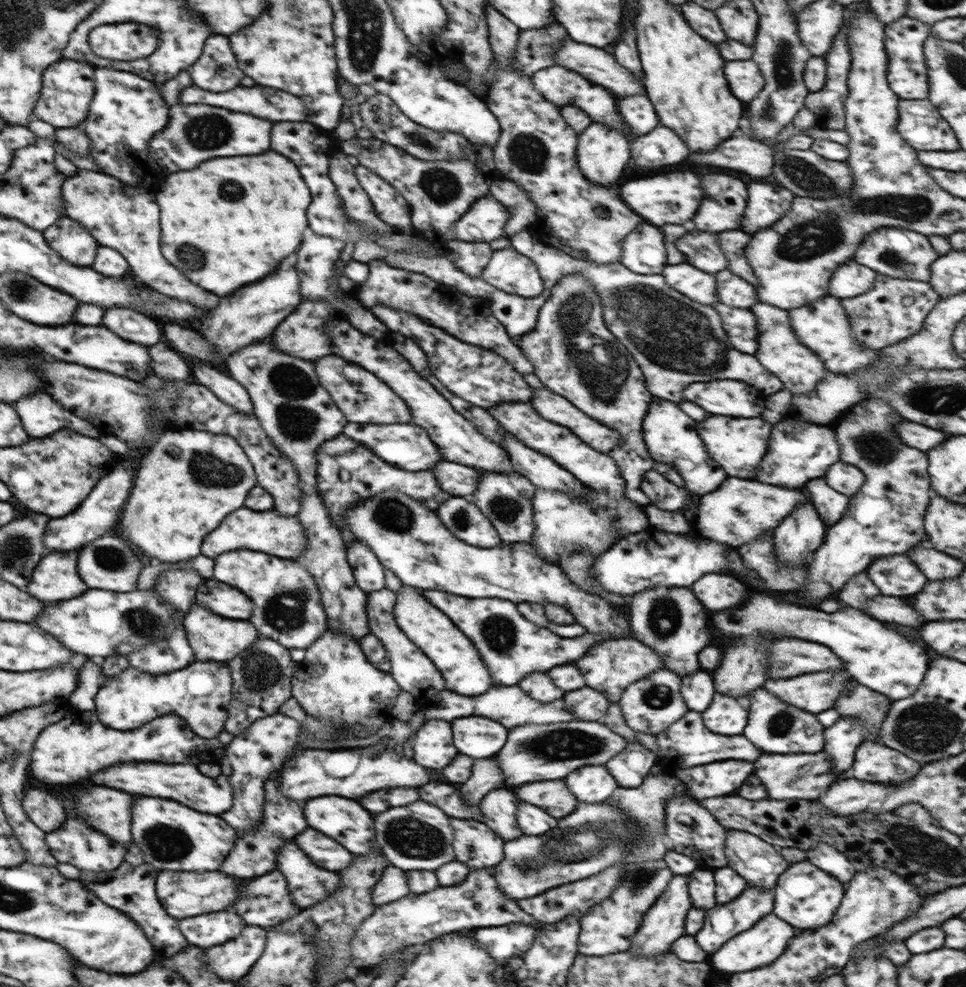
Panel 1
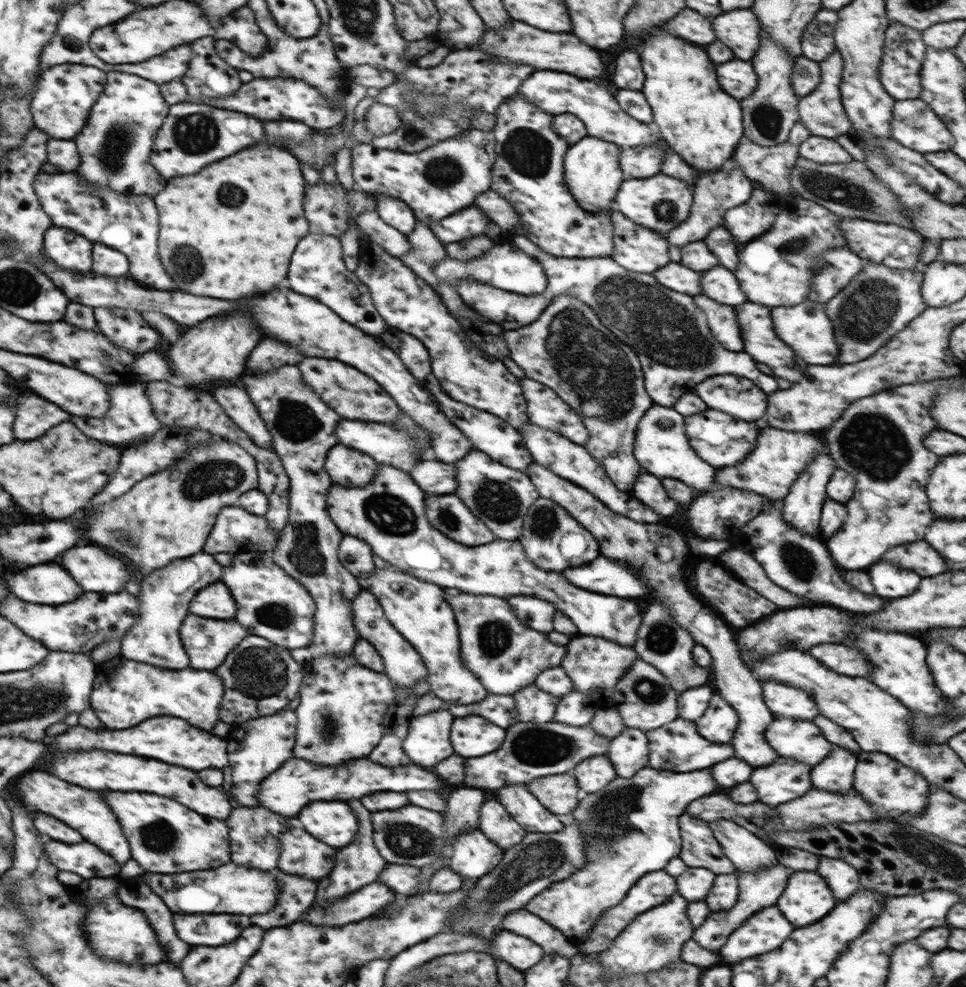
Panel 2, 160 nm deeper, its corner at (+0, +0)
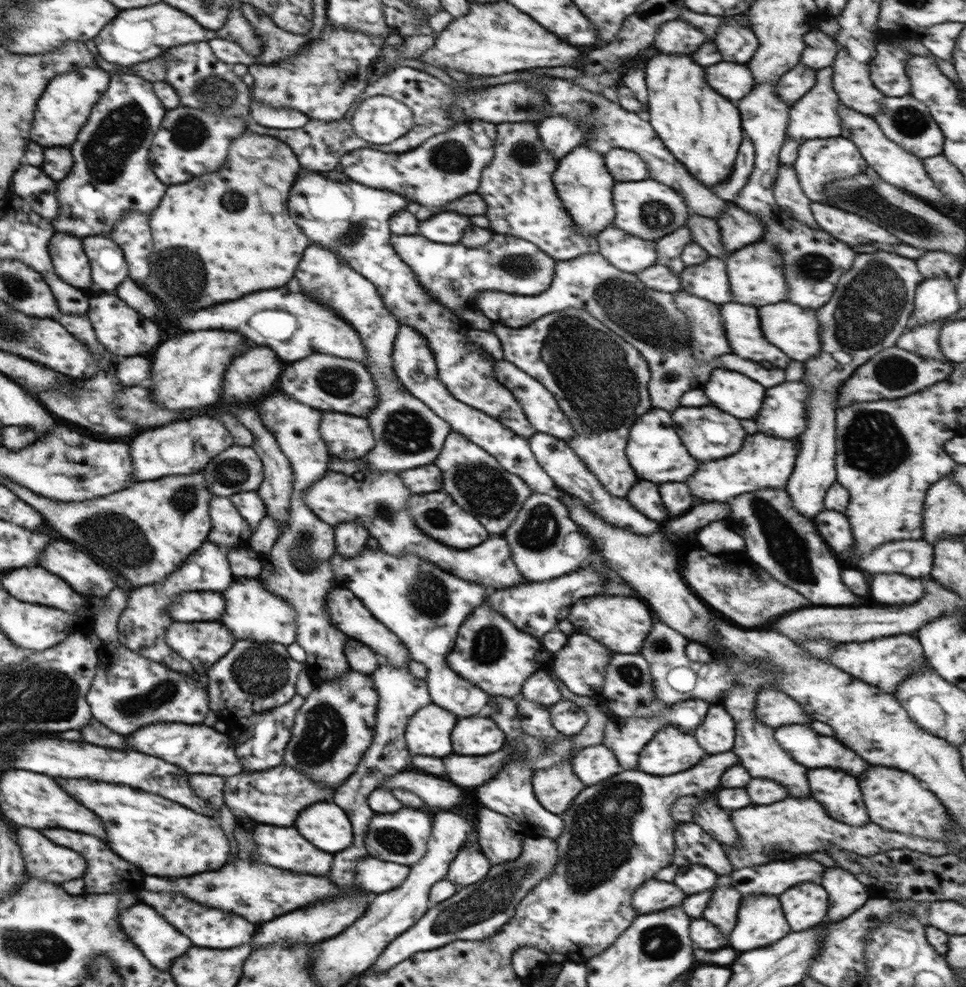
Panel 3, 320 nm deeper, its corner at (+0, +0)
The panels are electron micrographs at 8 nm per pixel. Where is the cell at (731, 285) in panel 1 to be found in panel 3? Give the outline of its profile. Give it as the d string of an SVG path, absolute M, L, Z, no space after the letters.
M708 257L694 266L685 266L679 274L682 290L712 302L723 305L732 302L730 285L724 259Z

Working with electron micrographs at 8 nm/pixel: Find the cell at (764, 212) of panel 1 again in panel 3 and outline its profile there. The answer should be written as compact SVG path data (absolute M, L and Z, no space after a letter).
M733 203L727 205L717 223L721 228L723 248L728 254L756 243L765 231L765 224L759 216Z

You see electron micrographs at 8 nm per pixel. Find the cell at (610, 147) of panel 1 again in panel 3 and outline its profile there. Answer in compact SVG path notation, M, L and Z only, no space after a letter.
M578 146L563 156L557 164L553 183L560 200L571 214L577 231L584 236L597 236L601 230L612 225L615 219L612 191L616 180L610 175L610 170L606 169L605 157L588 146Z

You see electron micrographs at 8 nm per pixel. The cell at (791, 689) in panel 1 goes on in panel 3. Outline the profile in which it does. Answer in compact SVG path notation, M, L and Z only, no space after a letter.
M763 689L757 693L755 716L770 728L778 728L782 724L812 722L808 712L797 700L778 689Z

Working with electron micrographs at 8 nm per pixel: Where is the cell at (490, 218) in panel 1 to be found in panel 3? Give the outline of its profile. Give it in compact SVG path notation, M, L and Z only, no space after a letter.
M442 212L432 218L420 222L418 232L432 242L442 244L458 244L462 238L464 228L470 226L470 219L454 212Z

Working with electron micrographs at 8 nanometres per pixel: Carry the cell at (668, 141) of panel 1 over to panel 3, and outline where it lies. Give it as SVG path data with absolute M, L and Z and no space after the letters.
M611 148L605 157L606 169L618 182L646 180L650 172L645 160L636 152L623 148Z

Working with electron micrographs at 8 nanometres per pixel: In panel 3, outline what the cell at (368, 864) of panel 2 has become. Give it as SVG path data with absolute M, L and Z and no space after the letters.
M381 659L376 671L370 674L374 681L374 690L378 695L378 704L375 714L375 727L372 737L372 744L360 759L360 768L356 768L356 772L336 790L334 794L334 804L338 804L346 814L350 814L350 822L354 826L354 844L352 848L338 852L334 856L332 862L332 870L330 870L330 878L332 882L336 882L338 886L354 886L354 864L360 858L366 858L366 848L364 848L364 830L368 830L370 818L374 816L374 812L368 808L366 800L368 794L372 790L376 790L382 780L394 776L400 772L400 768L406 768L410 764L410 751L406 750L405 730L409 718L417 713L420 708L431 703L427 680L414 677L408 666L403 667L392 666L388 661Z

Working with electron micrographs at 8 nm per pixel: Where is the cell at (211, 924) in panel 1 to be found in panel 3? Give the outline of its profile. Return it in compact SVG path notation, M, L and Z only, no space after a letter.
M143 889L137 893L137 897L137 902L148 904L148 906L154 908L172 926L176 926L184 936L188 936L194 946L200 946L200 948L234 948L234 946L242 946L242 944L250 942L250 938L256 930L256 926L250 924L248 920L244 920L242 916L222 912L218 908L208 908L208 906L198 904L194 900L186 900L186 896L170 896L170 893L155 893Z

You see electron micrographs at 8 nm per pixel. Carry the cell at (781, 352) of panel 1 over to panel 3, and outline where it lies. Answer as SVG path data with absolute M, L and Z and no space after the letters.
M734 301L719 306L720 316L726 328L726 338L730 340L730 348L736 356L754 362L780 360L778 366L786 368L790 358L764 338L758 320L758 308Z

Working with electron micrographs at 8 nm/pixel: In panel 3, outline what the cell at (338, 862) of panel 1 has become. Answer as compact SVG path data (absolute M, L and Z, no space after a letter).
M260 824L258 828L254 828L252 838L258 844L258 852L254 852L254 856L250 858L250 860L254 860L254 863L264 862L264 864L270 864L274 868L304 872L304 874L316 874L316 876L324 876L330 872L332 856L328 852L318 850L308 840L304 840L296 828L278 828L278 826Z

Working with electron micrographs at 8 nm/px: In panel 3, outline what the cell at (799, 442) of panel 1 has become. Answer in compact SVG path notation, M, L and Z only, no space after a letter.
M764 434L746 436L741 446L742 450L738 450L736 454L722 460L712 460L708 464L702 462L698 466L696 476L692 476L692 480L688 480L686 486L690 488L692 496L702 502L726 502L732 496L755 490L784 489L794 468L799 451L797 445L796 441L764 436Z

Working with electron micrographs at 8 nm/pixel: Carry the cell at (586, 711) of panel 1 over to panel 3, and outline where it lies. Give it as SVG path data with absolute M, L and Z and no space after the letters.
M560 700L549 705L551 725L562 734L578 734L589 719L588 712L573 700Z

